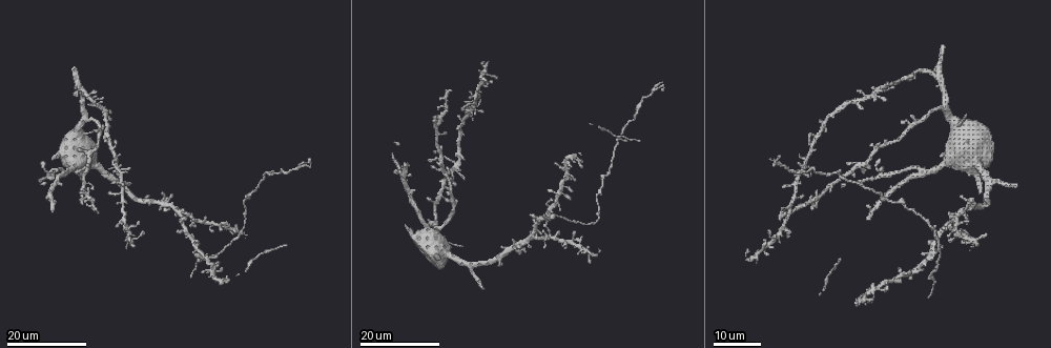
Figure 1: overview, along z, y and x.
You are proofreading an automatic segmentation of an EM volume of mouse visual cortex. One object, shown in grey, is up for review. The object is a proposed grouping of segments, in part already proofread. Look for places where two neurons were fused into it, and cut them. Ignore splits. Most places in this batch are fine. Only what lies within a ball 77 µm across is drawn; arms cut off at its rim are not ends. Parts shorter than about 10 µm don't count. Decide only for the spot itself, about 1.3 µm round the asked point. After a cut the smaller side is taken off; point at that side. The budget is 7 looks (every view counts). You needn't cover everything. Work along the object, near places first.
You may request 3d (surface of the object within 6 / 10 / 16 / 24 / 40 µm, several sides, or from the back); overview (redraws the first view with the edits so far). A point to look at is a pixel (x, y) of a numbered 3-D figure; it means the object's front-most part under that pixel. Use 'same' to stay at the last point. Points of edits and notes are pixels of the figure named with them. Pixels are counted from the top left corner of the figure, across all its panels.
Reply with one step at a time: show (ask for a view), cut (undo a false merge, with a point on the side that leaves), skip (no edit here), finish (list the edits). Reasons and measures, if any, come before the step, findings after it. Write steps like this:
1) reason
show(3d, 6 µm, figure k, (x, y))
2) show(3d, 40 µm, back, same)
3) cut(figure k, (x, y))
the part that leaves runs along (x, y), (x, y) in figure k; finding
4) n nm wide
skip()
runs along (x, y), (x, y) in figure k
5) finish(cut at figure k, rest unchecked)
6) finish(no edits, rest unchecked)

show(3d, 24 µm, figure 1, (556, 204))

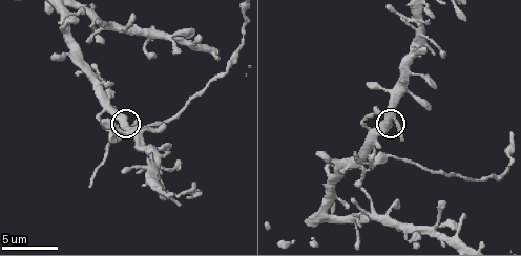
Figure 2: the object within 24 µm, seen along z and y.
show(3d, 10 µm, figure 2, (397, 120))

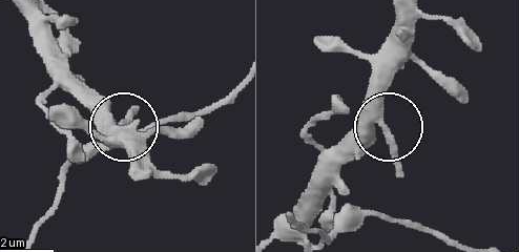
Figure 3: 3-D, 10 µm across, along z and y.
show(3d, 6 µm, figure 3, (387, 130))

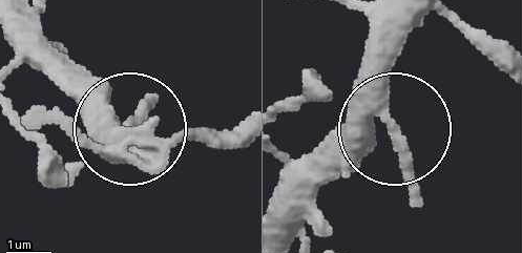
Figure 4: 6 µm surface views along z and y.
skip()
all the same neuron

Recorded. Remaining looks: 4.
narrows sharply
show(3d, 16 µm, figure 1, (596, 197))

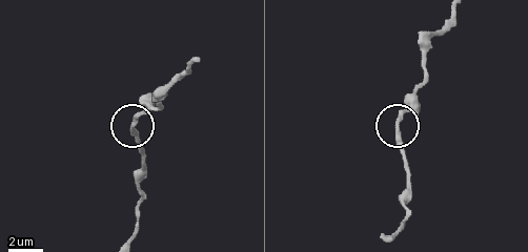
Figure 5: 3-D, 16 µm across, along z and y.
show(3d, 10 µm, figure 5, (396, 124))

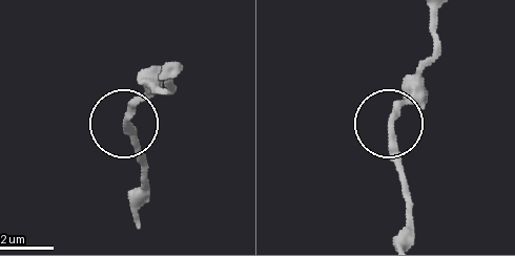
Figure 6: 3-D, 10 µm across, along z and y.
250 nm wide
skip()
one neuron here

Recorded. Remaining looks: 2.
calibre changes
show(3d, 16 µm, figure 1, (641, 103))

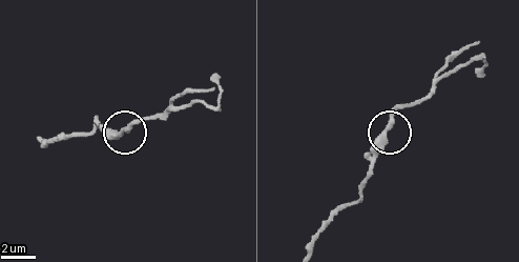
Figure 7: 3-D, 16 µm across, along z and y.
show(3d, 10 µm, figure 7, (392, 123))

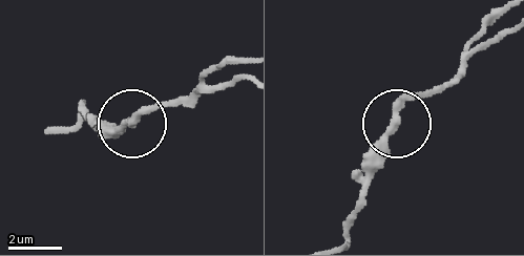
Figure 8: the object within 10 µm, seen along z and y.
skip()
runs along (348, 233), (368, 193), (370, 152), (402, 105), (454, 73) in figure 8; one neuron here

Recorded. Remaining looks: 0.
finish(no edits, rest unchecked)

